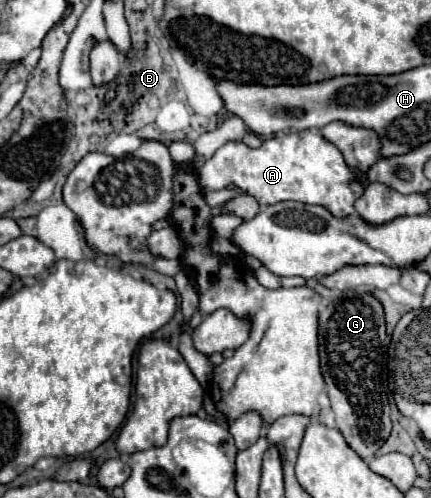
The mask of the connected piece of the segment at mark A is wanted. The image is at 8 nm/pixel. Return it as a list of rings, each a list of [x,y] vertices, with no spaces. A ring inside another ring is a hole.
[[[300,131],[264,139],[258,149],[242,141],[230,141],[220,147],[206,165],[194,169],[202,191],[240,189],[252,195],[260,205],[274,205],[280,201],[300,201],[324,205],[334,217],[348,217],[354,213],[352,203],[362,197],[364,183],[352,183],[352,171],[344,163],[342,153],[326,141],[318,131]]]

